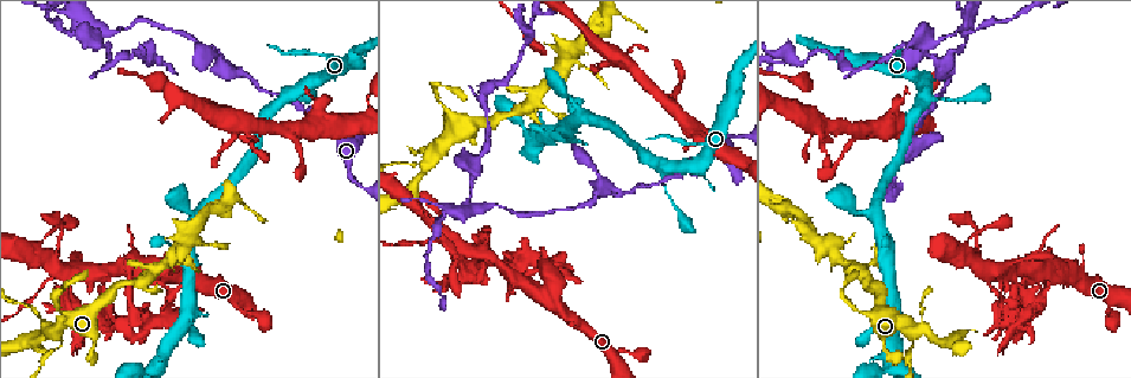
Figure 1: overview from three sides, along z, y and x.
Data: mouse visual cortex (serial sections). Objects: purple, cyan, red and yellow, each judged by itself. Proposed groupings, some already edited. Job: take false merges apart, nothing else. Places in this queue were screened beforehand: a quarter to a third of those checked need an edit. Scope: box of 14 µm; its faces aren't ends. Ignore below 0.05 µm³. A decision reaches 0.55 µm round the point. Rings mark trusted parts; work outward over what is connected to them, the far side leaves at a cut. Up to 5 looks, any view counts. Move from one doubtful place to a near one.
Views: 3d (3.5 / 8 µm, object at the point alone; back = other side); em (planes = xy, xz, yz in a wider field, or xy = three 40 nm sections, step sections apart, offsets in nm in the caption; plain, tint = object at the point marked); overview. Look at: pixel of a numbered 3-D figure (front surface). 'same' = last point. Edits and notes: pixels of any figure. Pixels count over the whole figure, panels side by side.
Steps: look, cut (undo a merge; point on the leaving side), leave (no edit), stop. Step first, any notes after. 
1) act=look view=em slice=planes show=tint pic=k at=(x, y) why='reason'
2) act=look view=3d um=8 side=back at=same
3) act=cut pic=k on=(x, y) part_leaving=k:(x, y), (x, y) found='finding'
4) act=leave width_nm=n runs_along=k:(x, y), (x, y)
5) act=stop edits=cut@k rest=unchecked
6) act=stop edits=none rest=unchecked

act=look view=3d um=3.5 side=back pic=1 at=(92, 22) why='thin arm on a thick one'

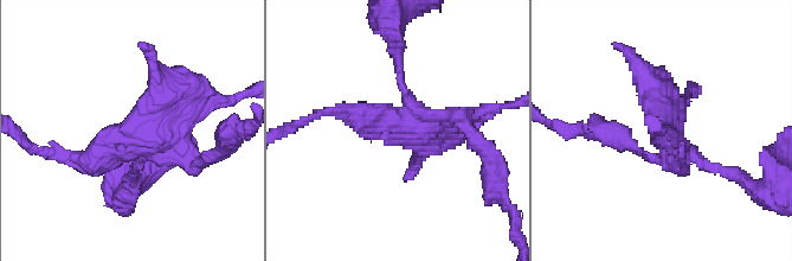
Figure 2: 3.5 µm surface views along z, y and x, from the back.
act=look view=em slice=planes show=tint pic=2 at=(404, 120) arms=4 arm_widths_nm=150,200,250,400 why='shape alone is not enough'

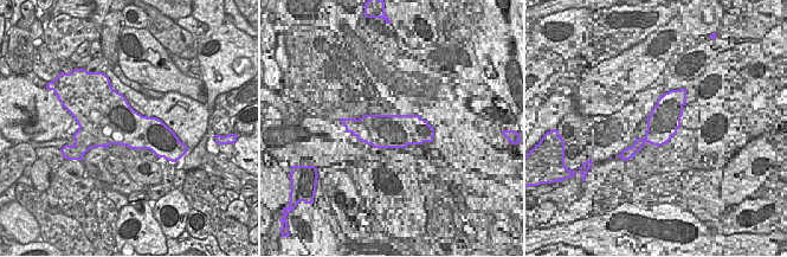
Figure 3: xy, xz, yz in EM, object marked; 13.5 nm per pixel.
act=cut pic=2 on=(476, 140) part_leaving=2:(412, 108), (398, 71), (394, 30) found='a second cell is stuck on'

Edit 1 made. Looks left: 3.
act=look view=overview

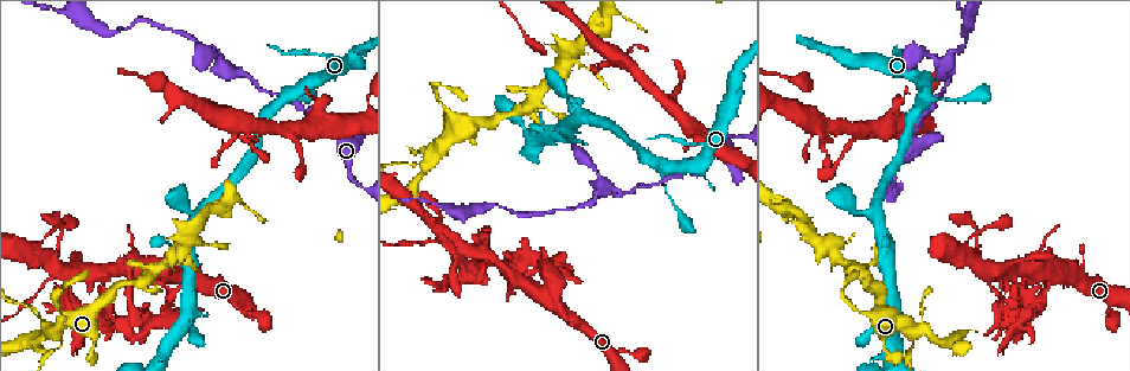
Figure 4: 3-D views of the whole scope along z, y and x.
act=look view=3d um=8 side=back pic=4 at=(173, 289) why='sharp bend'

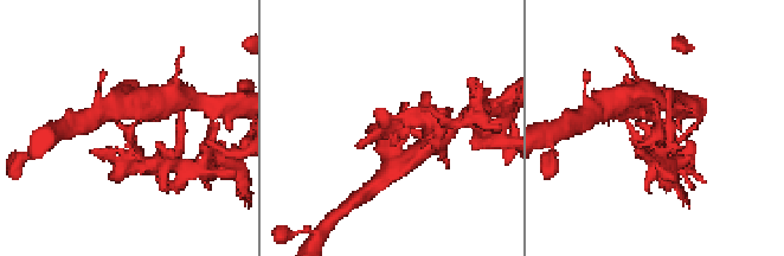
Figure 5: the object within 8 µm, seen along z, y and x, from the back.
act=look view=em slice=xy step=5 show=tint pic=5 at=(126, 128) why='shape alone is not enough'

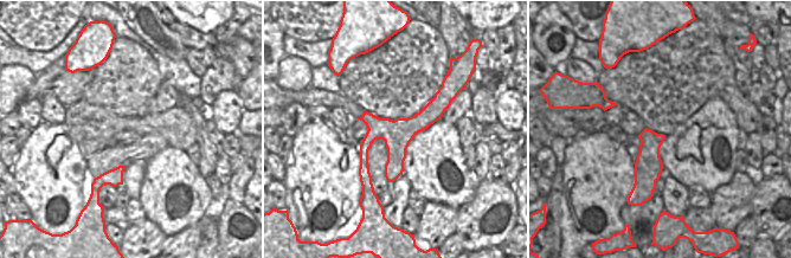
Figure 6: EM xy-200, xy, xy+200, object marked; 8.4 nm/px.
act=cut pic=5 on=(656, 141) part_leaving=5:(661, 121), (650, 158) found='a second cell is stuck on'

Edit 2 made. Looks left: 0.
act=stop edits=cut@2,cut@5 rest=unchecked

